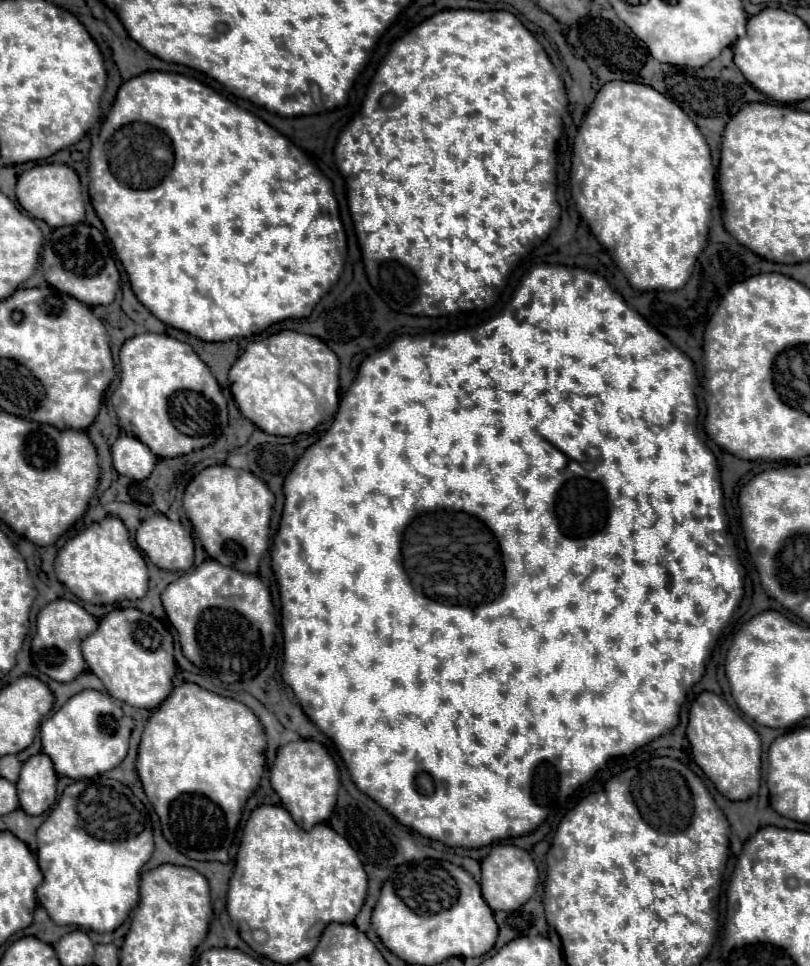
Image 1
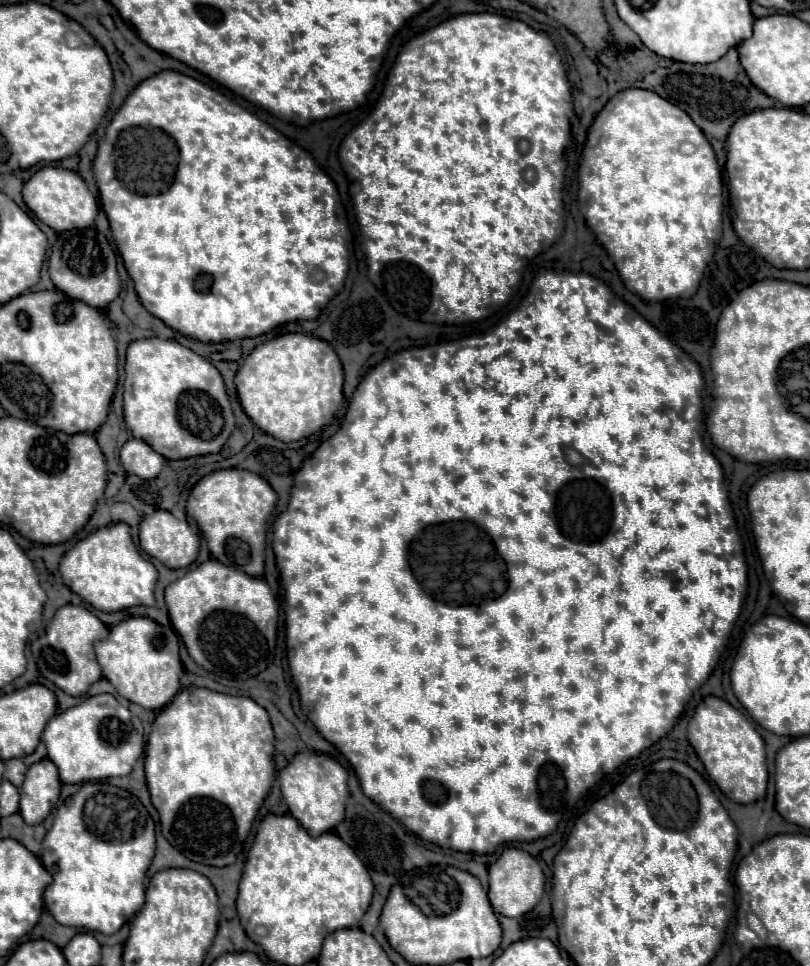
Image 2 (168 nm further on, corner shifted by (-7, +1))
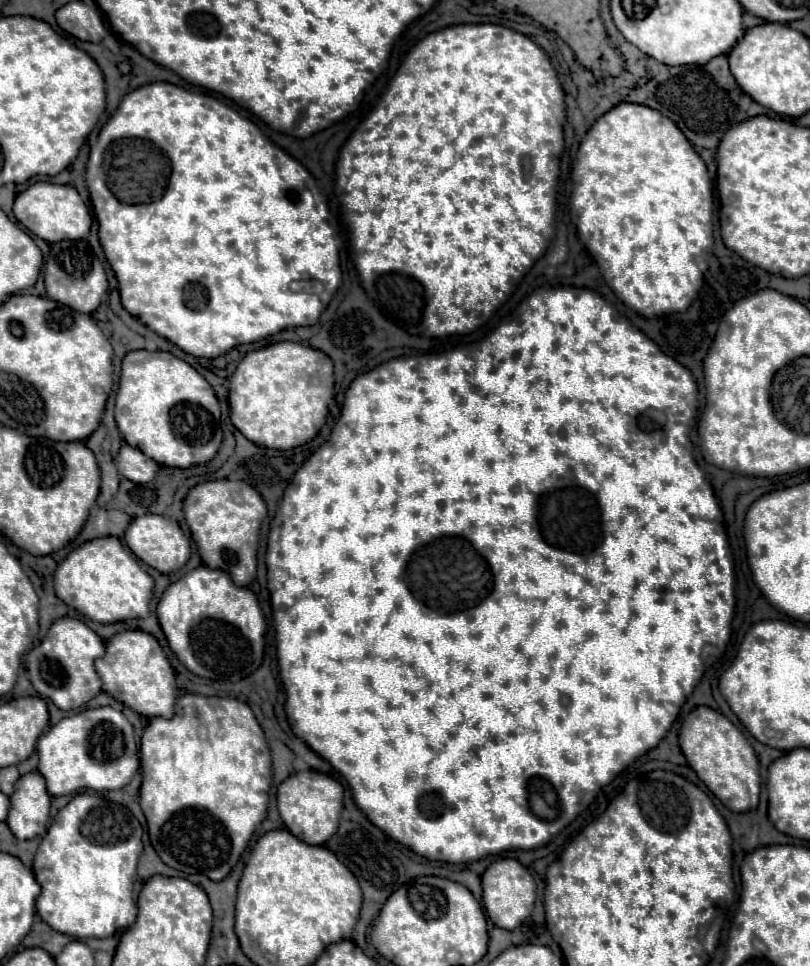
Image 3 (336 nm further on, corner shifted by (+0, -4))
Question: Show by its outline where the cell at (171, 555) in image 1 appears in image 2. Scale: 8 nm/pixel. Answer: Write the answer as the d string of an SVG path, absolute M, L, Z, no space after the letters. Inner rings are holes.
M155 510L151 516L145 516L139 526L139 546L145 554L151 558L163 562L169 568L187 568L199 552L199 536L197 532L191 532L191 526L187 520L177 520L167 510Z

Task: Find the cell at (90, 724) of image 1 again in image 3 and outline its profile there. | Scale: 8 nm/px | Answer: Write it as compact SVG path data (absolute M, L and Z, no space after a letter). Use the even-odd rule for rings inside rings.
M94 707L64 717L40 737L38 771L46 777L50 795L70 795L78 789L122 789L138 771L138 747L130 721L112 707Z

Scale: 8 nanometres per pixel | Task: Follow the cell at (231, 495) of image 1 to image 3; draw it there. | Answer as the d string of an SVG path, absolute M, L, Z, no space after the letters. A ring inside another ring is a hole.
M230 479L200 483L192 487L184 499L184 517L204 565L230 573L232 581L240 587L246 587L256 577L258 533L266 517L266 503L254 487Z

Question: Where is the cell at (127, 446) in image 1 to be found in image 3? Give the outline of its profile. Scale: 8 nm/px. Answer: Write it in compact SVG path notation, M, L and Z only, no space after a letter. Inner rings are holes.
M122 445L116 459L116 467L122 477L134 483L150 483L158 471L156 461L150 461L150 457L146 457L140 449L130 445Z

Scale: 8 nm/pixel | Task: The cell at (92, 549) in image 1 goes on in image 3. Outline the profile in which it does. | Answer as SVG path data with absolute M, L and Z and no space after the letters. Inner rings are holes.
M98 537L74 549L54 571L56 595L84 617L98 623L116 623L136 617L148 617L154 579L138 565L134 555L126 553L118 537Z

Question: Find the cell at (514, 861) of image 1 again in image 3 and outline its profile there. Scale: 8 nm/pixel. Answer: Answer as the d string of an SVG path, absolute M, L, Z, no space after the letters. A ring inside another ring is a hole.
M510 857L496 859L482 875L482 889L484 889L482 901L484 901L484 907L490 915L490 919L494 921L494 925L498 925L502 929L518 927L534 909L534 901L536 901L534 877L516 859L510 859Z

